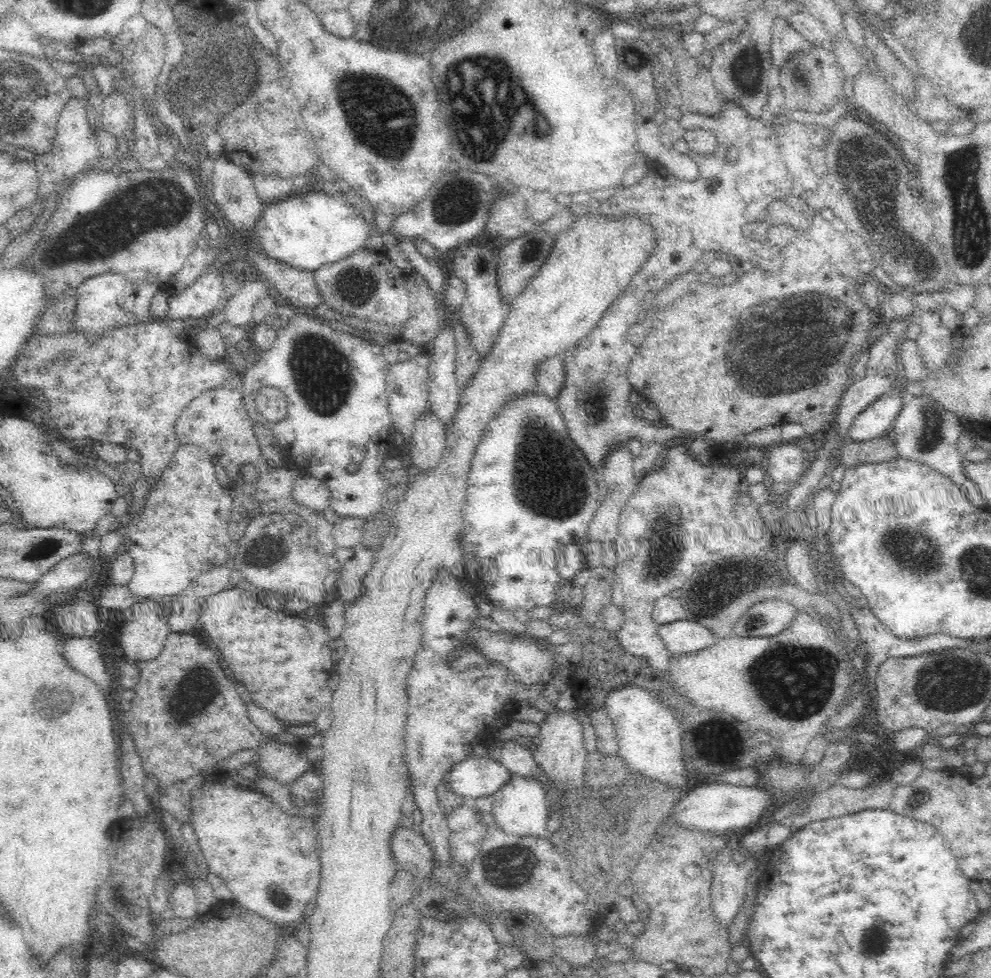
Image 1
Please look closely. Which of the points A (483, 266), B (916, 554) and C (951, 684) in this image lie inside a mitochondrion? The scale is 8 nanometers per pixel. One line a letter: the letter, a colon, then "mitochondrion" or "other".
A: mitochondrion
B: mitochondrion
C: mitochondrion

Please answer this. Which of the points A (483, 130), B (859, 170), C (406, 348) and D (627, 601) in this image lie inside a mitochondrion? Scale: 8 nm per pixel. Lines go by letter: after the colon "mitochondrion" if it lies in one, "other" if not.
A: mitochondrion
B: mitochondrion
C: other
D: other

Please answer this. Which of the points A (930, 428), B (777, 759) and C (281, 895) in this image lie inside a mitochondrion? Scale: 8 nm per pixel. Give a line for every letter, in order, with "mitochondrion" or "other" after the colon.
A: mitochondrion
B: other
C: mitochondrion

